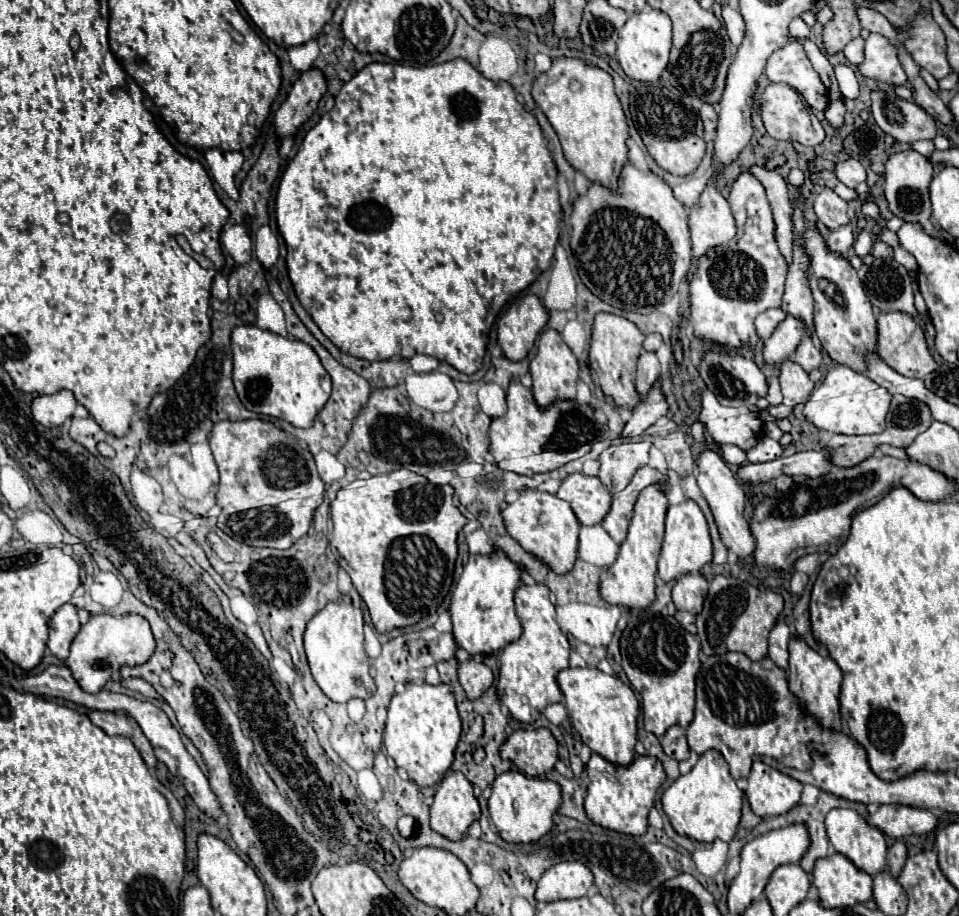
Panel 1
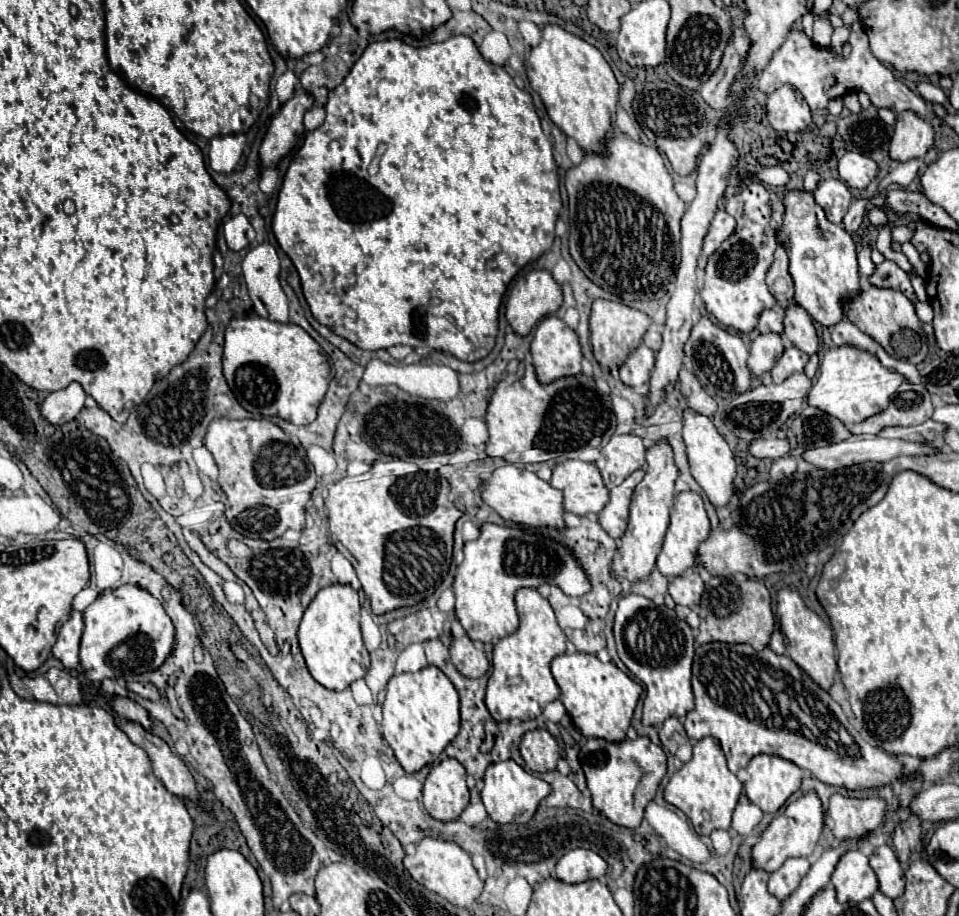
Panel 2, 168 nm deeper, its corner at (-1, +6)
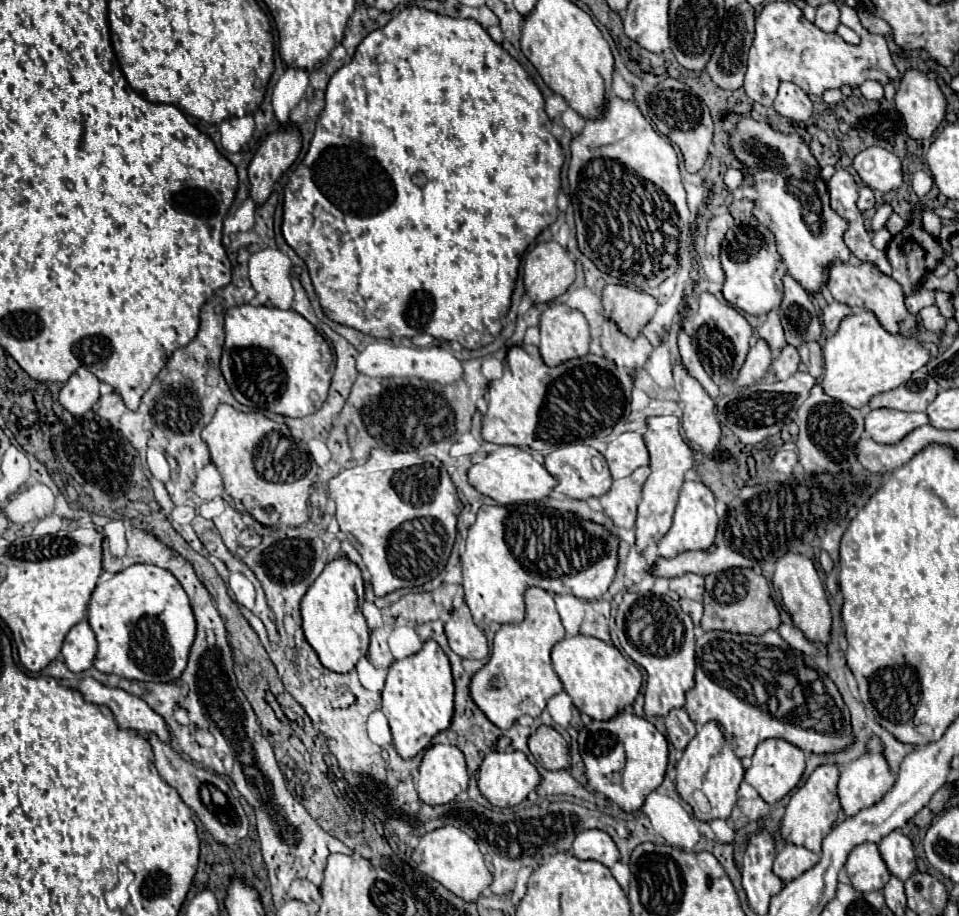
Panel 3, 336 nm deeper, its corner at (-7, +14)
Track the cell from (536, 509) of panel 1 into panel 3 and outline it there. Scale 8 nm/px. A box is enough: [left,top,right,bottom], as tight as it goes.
[467,446,557,506]

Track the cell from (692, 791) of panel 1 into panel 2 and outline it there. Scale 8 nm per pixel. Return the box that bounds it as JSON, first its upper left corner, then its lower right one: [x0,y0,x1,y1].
[665,736,743,834]

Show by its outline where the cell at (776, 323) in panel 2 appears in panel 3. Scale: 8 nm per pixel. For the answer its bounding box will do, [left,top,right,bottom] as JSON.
[759,312,787,352]

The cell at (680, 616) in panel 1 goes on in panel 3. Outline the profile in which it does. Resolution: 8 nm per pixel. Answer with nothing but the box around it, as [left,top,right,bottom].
[679,598,703,626]

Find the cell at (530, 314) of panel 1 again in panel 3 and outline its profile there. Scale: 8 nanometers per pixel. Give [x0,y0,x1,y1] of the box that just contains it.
[523,240,575,304]

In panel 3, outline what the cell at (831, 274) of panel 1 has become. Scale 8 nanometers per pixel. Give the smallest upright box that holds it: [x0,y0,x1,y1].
[729,118,851,290]

